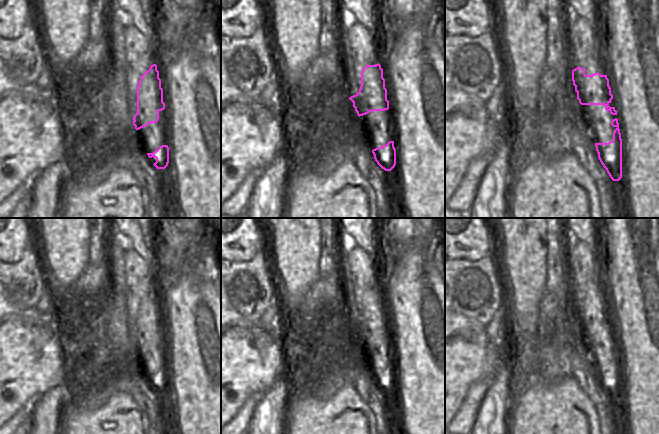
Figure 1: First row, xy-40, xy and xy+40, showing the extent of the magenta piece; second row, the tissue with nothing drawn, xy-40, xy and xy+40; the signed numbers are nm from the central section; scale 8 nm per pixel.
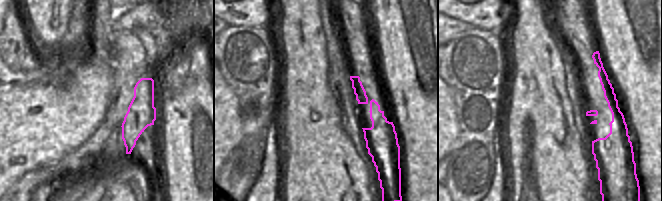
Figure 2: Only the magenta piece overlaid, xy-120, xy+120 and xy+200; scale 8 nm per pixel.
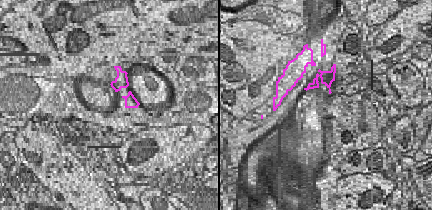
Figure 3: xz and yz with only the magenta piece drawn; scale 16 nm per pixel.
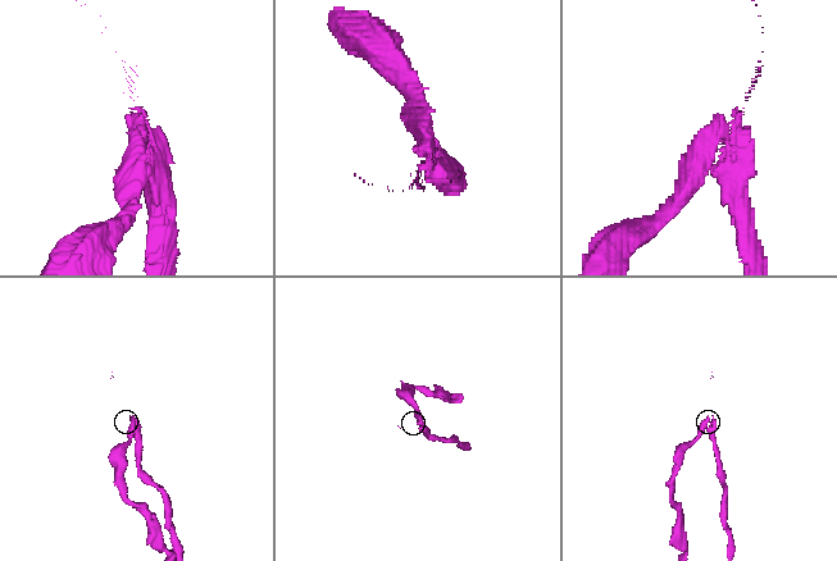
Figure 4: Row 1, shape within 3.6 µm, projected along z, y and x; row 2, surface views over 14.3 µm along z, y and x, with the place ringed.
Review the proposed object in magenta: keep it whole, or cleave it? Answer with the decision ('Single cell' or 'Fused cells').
Fused cells.

